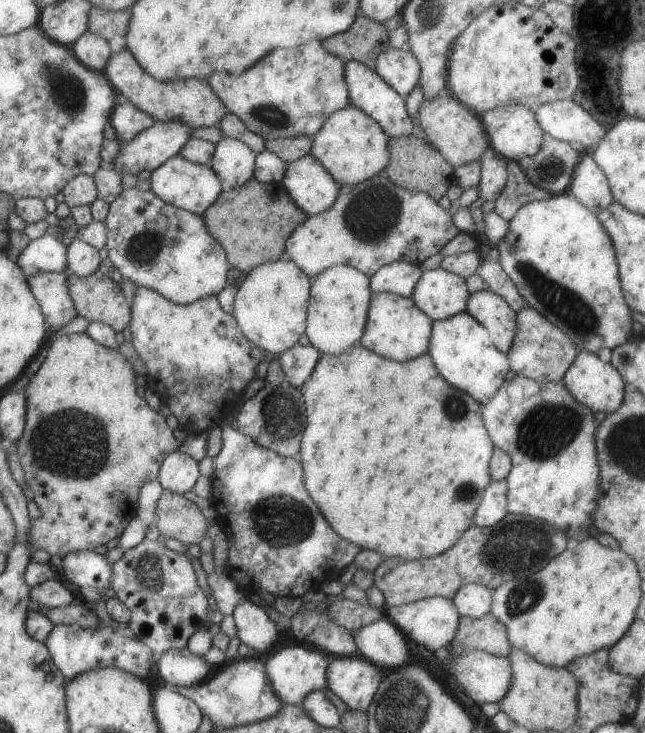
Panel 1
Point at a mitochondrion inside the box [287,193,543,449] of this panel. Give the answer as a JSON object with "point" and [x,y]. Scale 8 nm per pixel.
{"point":[456,408]}

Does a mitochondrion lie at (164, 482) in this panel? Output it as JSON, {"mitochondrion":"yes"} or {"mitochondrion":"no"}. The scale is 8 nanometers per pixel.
{"mitochondrion":"no"}

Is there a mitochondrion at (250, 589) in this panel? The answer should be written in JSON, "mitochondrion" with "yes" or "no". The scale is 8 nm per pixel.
{"mitochondrion":"no"}

